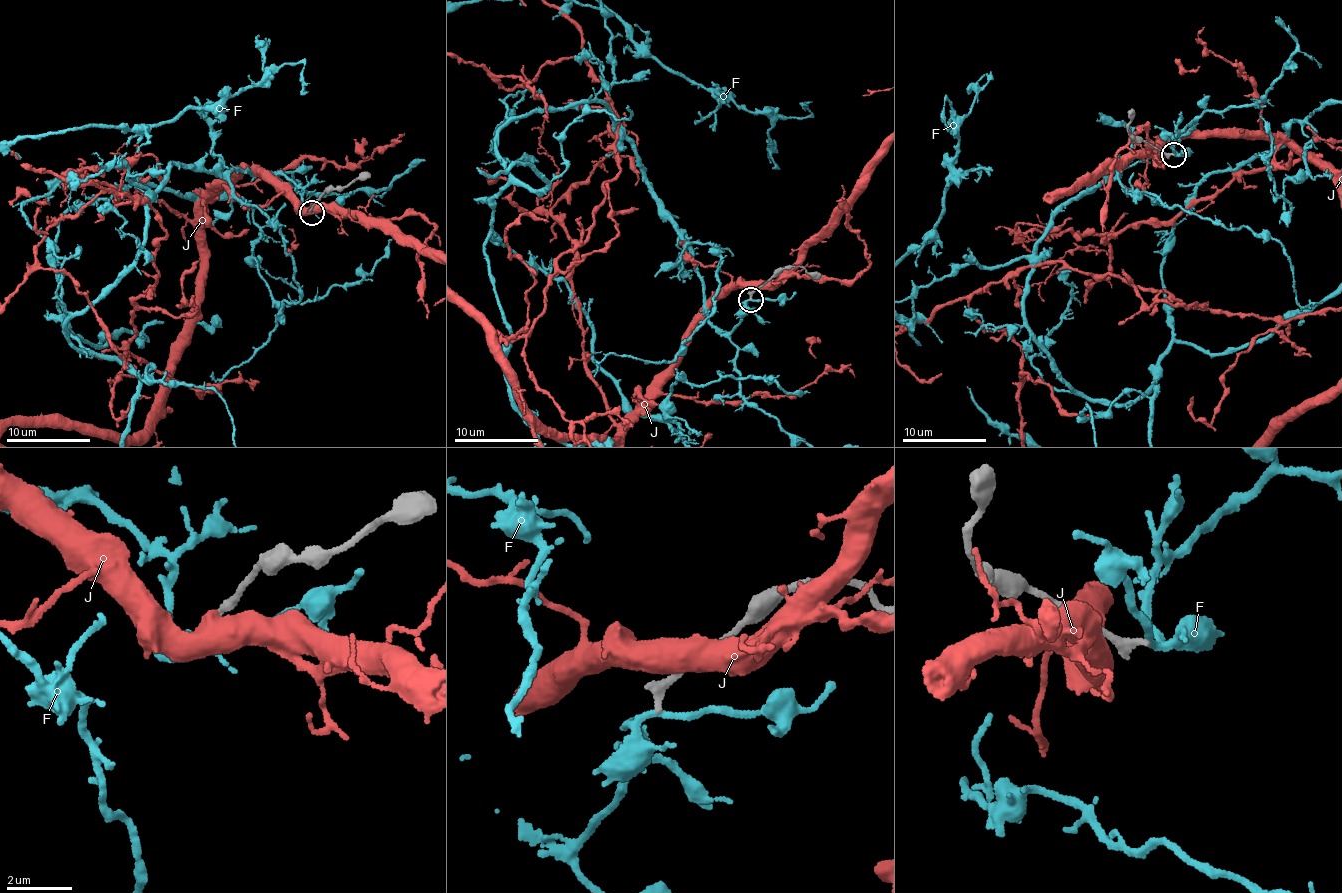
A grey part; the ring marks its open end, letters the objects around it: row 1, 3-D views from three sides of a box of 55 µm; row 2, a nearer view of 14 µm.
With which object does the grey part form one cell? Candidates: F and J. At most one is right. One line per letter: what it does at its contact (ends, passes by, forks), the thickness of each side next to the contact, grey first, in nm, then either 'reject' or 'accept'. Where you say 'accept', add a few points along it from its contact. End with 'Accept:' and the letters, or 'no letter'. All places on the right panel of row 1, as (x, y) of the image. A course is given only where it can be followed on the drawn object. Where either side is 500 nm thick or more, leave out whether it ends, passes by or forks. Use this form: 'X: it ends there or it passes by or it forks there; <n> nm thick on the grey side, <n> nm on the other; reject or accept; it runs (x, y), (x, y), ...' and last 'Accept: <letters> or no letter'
F: it forks there; 300 nm thick on the grey side, 160 nm on the other; reject
J: 180 nm thick on the grey side, 750 nm on the other; reject
Accept: no letter

